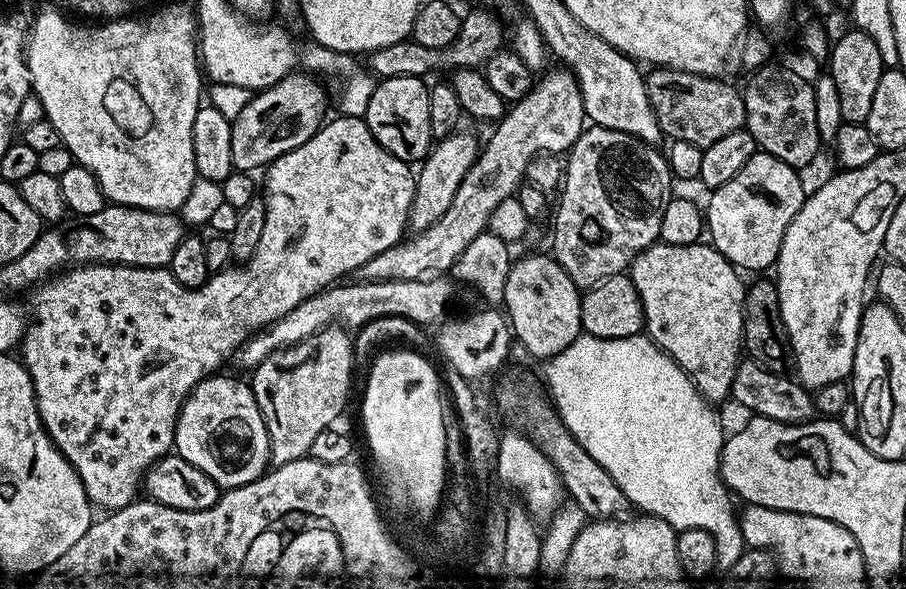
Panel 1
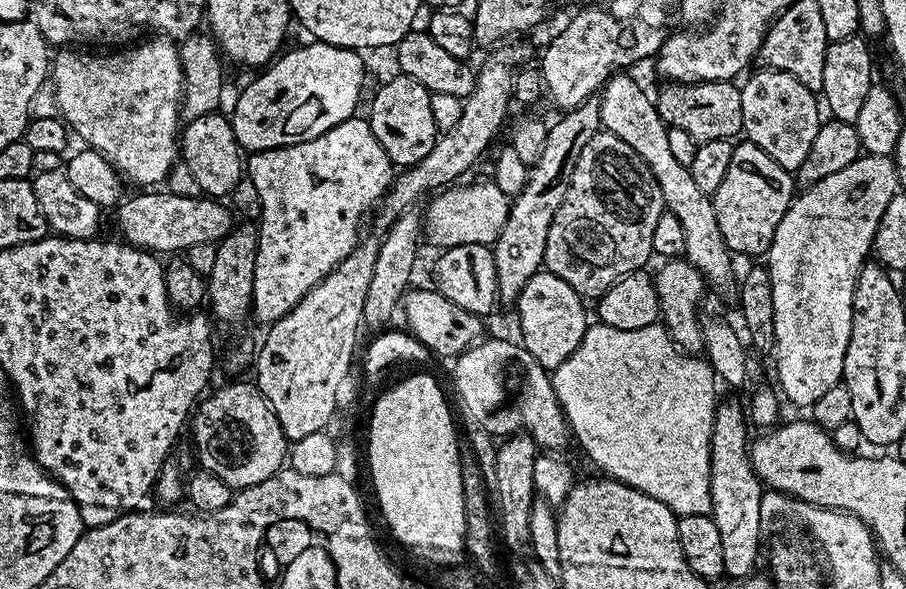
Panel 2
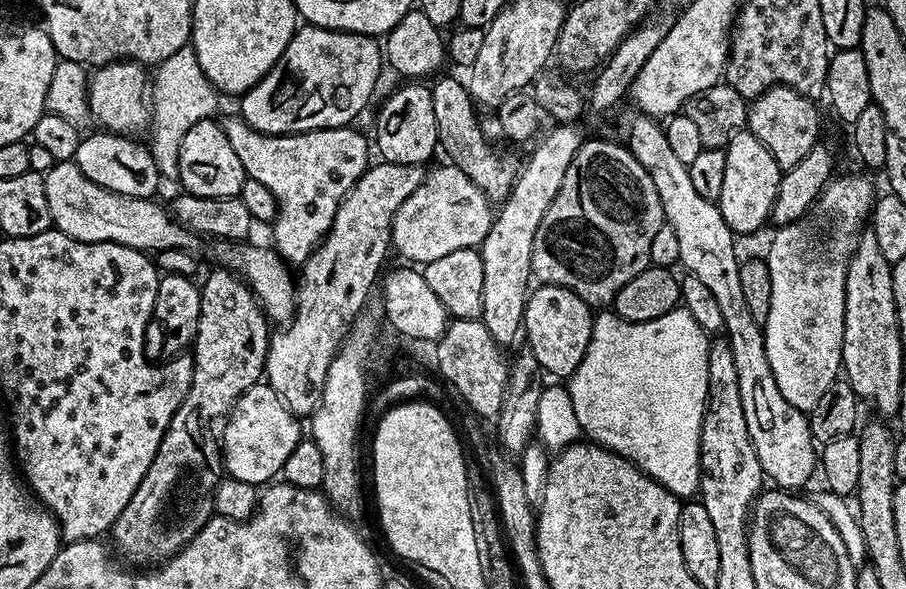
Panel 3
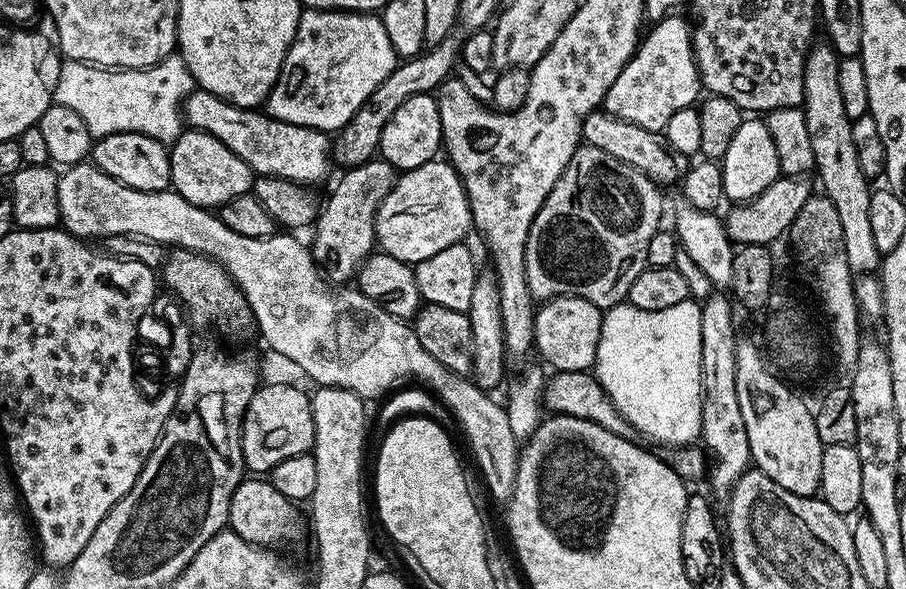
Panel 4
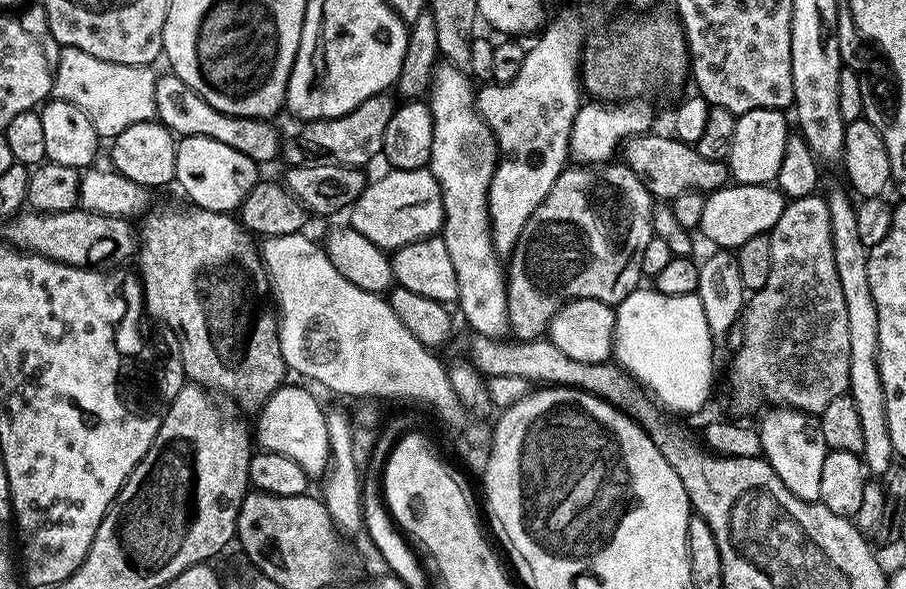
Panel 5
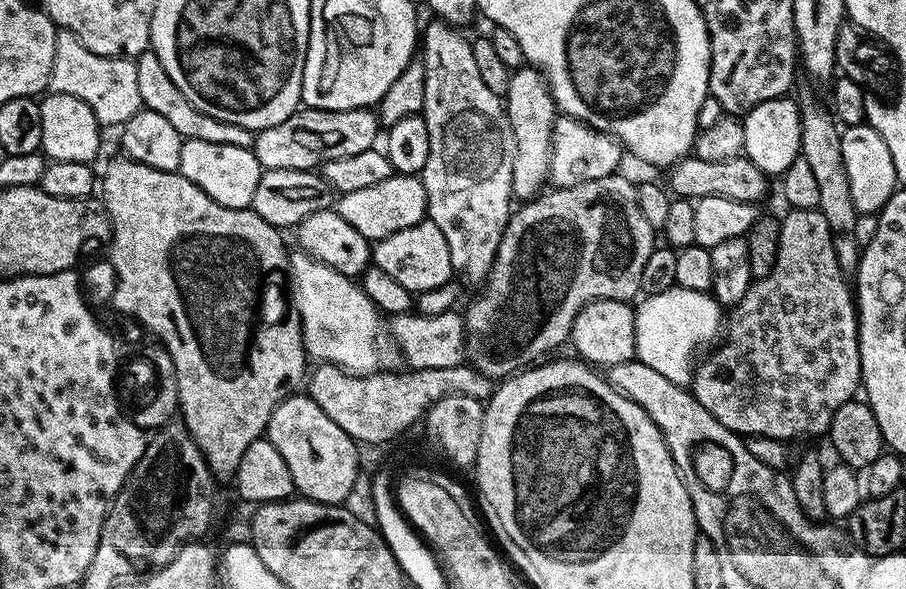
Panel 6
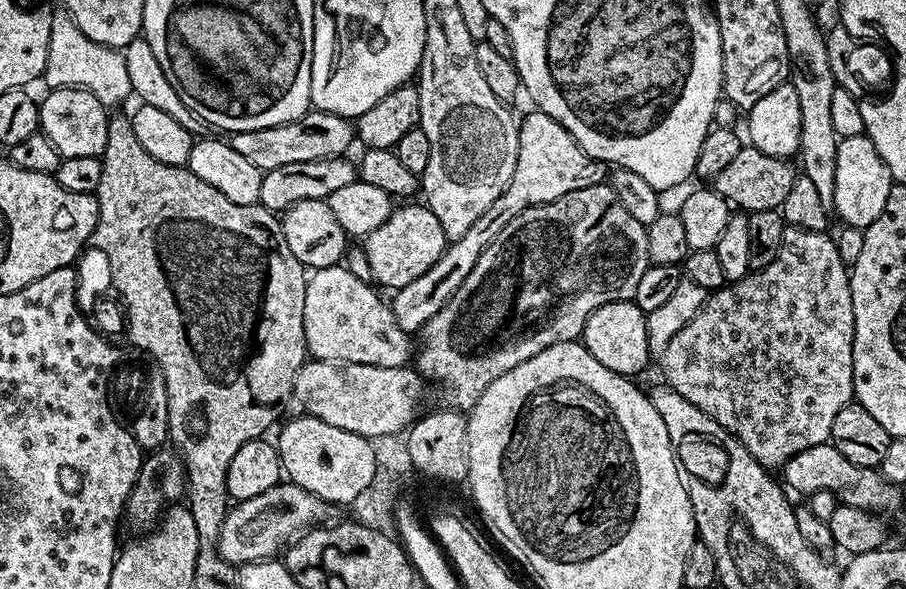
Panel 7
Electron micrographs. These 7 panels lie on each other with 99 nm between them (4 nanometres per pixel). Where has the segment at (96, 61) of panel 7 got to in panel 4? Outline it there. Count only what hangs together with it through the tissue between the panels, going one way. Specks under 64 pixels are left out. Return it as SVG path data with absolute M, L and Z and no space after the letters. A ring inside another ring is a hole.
M179 54L167 56L156 65L144 69L104 68L88 64L86 61L65 59L61 63L52 98L55 103L66 106L66 110L74 110L74 114L79 114L82 122L86 122L86 130L90 130L93 138L119 132L137 132L170 146L180 137L184 100L192 91L194 91L192 75Z

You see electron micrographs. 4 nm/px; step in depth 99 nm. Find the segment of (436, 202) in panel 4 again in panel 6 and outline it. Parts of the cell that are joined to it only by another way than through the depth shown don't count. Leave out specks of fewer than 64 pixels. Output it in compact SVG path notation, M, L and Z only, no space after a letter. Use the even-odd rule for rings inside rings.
M394 174L386 178L386 182L378 182L378 186L366 186L366 190L343 193L335 201L334 210L339 216L346 218L346 222L350 222L350 226L354 226L358 234L375 242L390 234L398 234L398 230L406 230L406 226L414 226L419 220L425 219L428 214L428 195L419 175Z

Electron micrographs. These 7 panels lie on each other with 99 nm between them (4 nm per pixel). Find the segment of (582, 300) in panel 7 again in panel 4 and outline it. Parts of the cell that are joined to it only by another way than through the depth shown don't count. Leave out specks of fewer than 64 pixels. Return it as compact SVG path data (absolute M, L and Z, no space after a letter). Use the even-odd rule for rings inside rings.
M589 144L577 148L576 153L570 158L566 170L562 170L558 182L554 182L554 190L550 190L546 202L542 202L542 206L528 231L524 261L526 262L526 278L533 301L552 300L555 296L581 296L594 302L594 306L598 306L602 310L610 309L621 303L628 295L630 282L634 282L634 278L638 278L638 274L642 274L642 270L647 265L646 250L650 246L650 238L654 238L654 234L661 231L660 215L664 212L664 200L660 197L660 192L661 189L650 177L626 162L618 162L618 158L614 158L614 154L606 154L606 150L598 150Z

